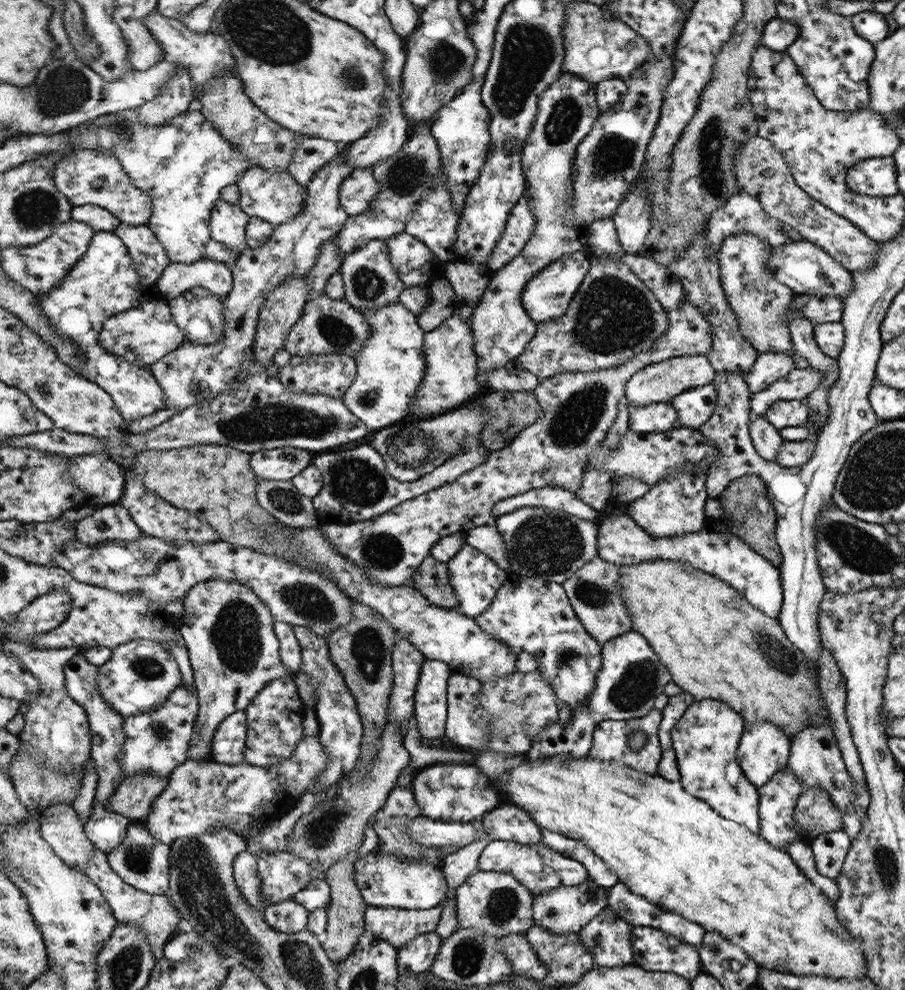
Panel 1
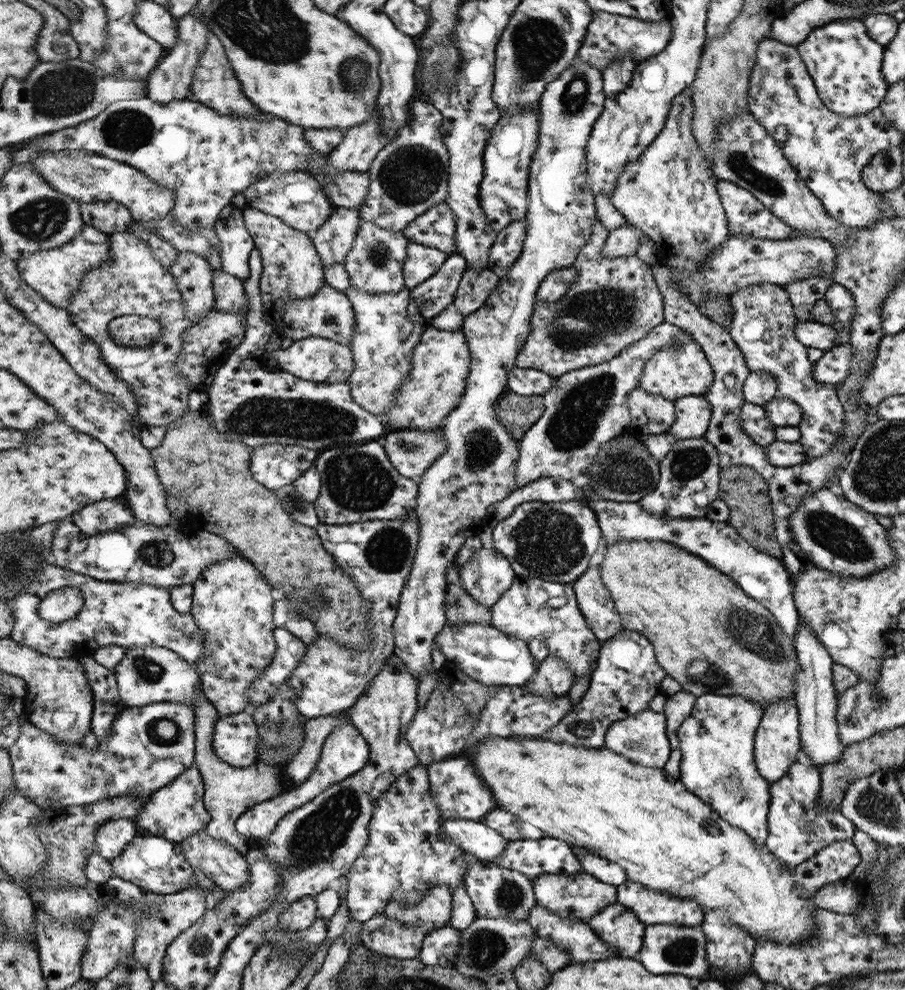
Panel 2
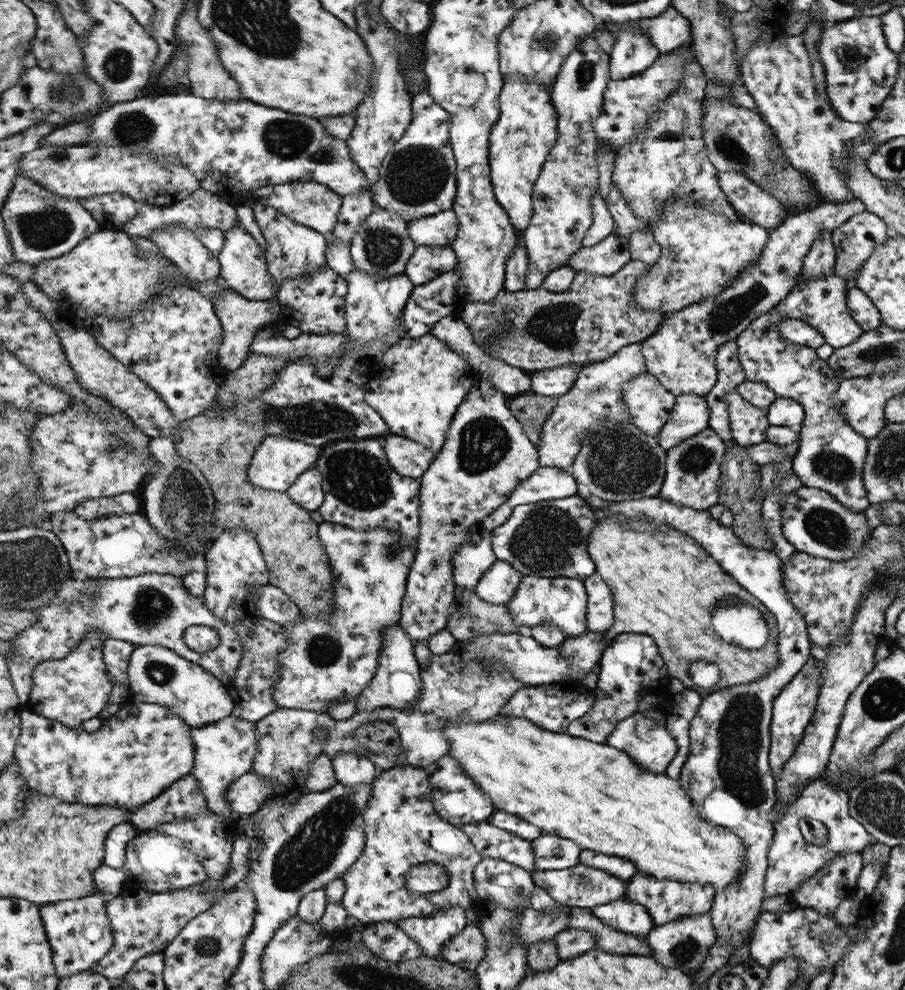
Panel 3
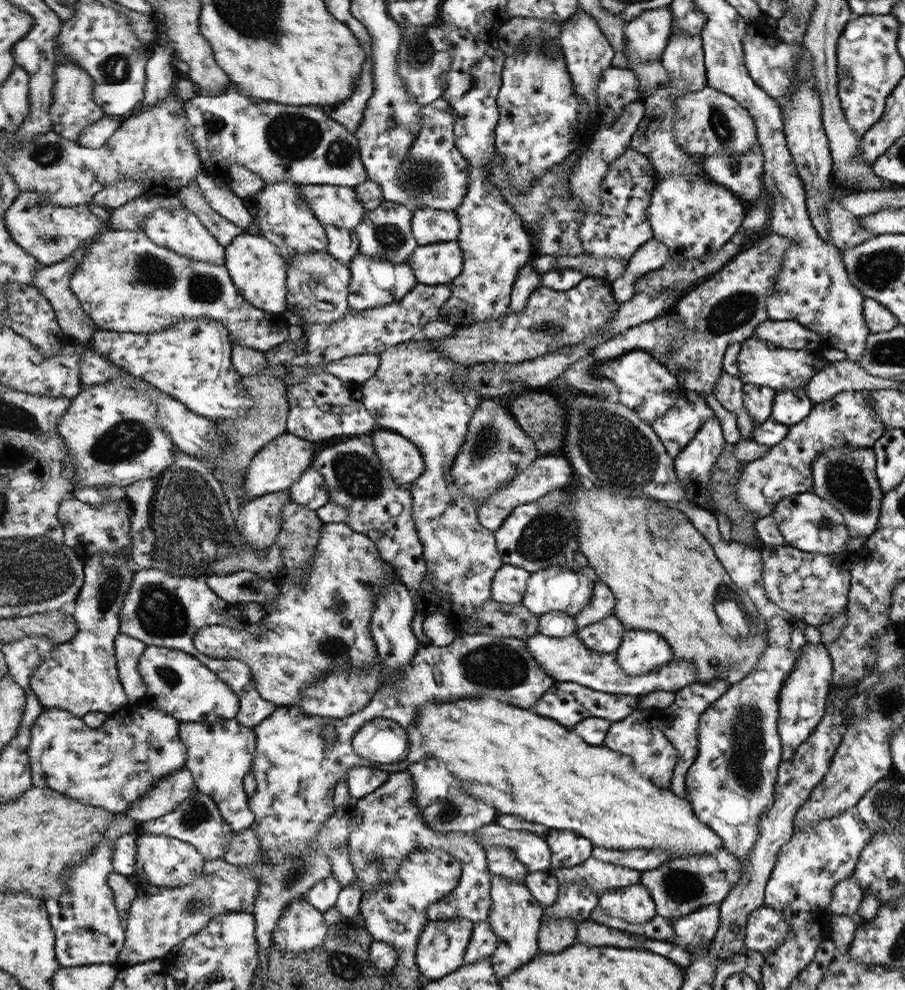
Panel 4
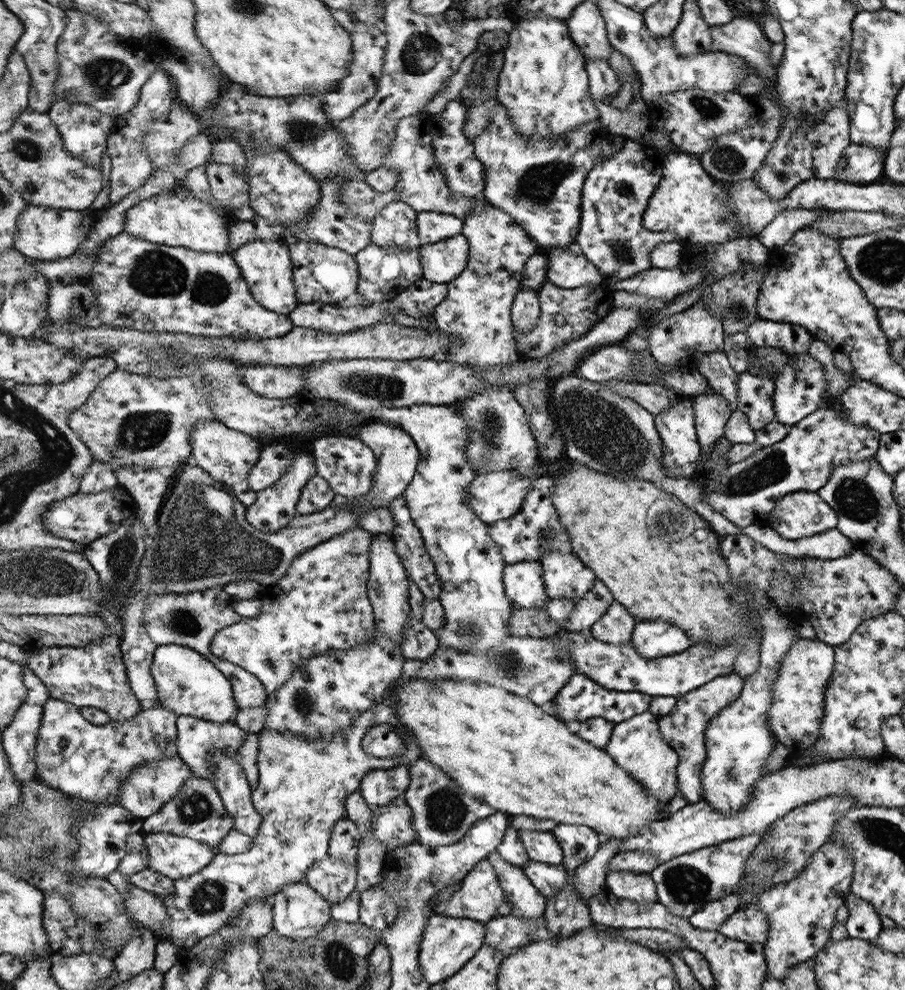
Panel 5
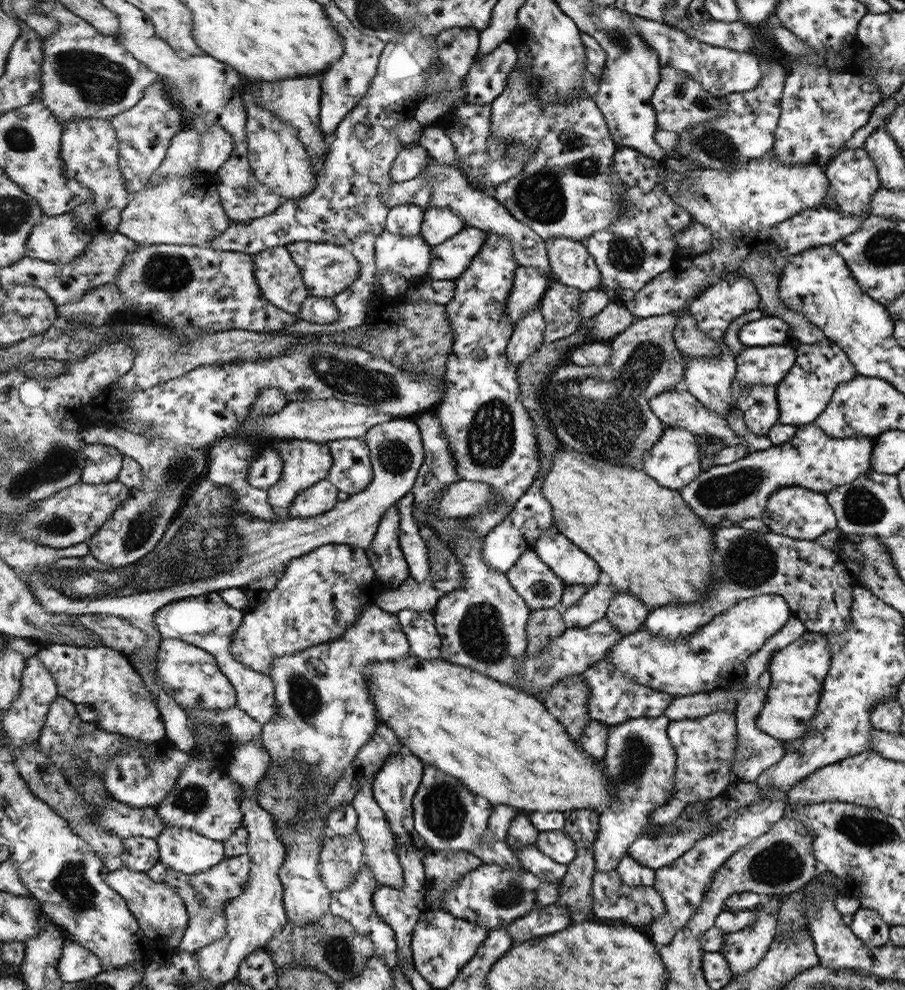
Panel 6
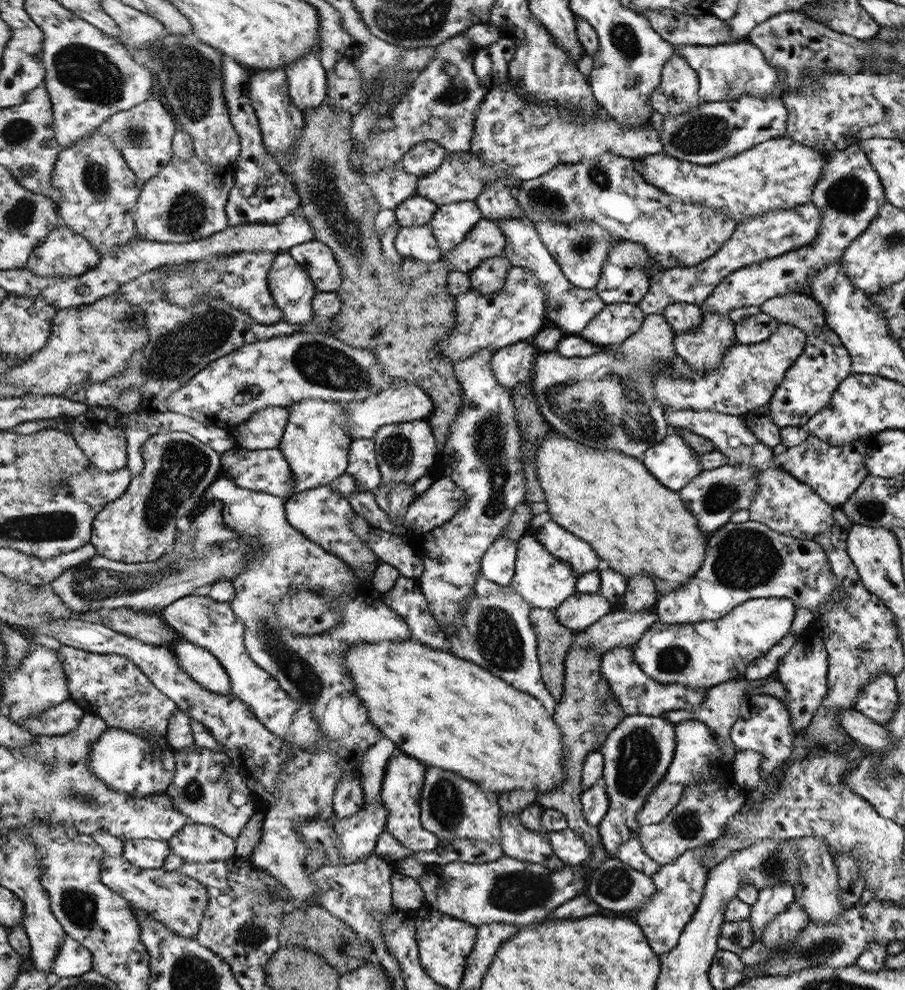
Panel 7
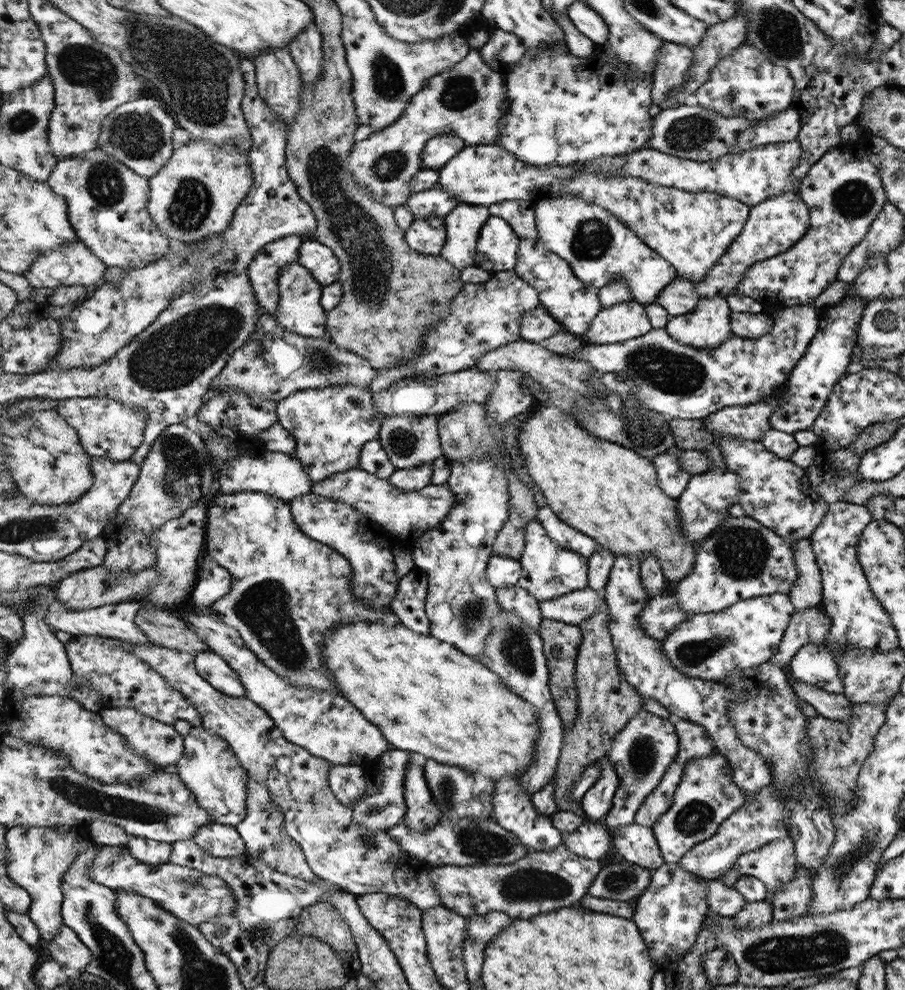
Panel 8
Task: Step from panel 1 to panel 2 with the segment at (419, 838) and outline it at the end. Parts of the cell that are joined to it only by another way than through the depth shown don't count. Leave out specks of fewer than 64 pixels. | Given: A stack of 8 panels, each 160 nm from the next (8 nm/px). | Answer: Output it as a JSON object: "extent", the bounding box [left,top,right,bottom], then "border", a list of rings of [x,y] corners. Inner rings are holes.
{"extent":[441,819,510,861],"border":[[[445,819],[441,824],[443,834],[452,838],[468,854],[478,857],[479,861],[496,860],[505,852],[510,840],[493,827],[482,821],[464,819]]]}

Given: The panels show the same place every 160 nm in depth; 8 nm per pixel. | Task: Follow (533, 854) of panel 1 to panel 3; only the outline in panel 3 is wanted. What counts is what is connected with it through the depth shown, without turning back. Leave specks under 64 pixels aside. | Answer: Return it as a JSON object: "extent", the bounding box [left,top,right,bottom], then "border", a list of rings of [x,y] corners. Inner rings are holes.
{"extent":[532,834,582,870],"border":[[[544,834],[533,840],[532,845],[537,859],[535,870],[573,869],[581,862],[582,846],[573,839]]]}

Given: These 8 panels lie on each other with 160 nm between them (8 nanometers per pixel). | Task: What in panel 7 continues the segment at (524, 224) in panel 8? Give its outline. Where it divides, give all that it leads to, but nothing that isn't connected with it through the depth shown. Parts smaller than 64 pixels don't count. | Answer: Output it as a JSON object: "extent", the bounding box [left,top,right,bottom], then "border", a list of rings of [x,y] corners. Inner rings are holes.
{"extent":[475,184,526,220],"border":[[[502,184],[486,186],[480,196],[476,197],[475,202],[486,219],[496,220],[513,218],[526,220],[525,214],[519,207],[513,191],[504,188]]]}

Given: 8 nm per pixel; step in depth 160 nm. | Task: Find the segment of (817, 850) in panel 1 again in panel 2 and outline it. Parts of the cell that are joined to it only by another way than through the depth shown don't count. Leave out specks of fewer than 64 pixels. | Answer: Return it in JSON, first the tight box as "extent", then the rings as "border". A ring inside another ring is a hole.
{"extent":[795,841,861,898],"border":[[[852,841],[830,843],[809,859],[795,868],[798,888],[806,898],[813,898],[824,884],[849,879],[861,865],[861,853]]]}

